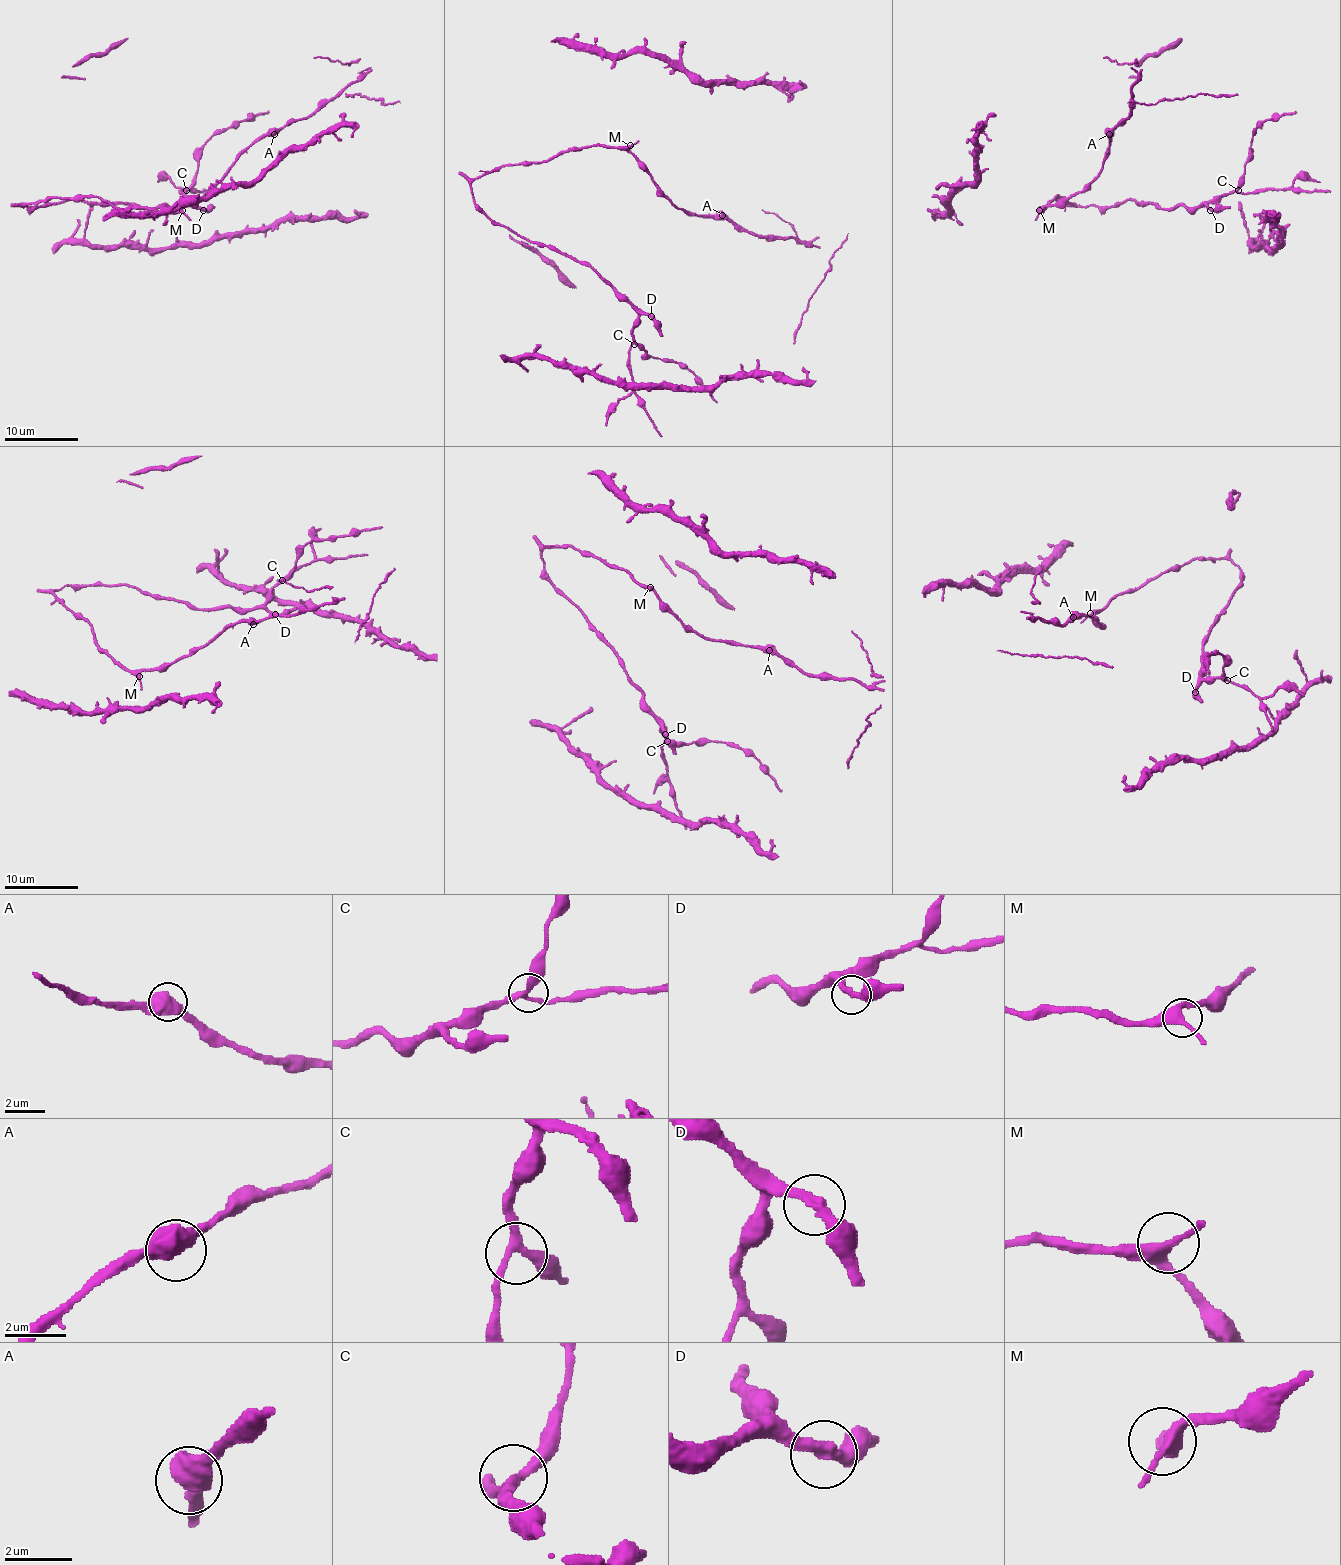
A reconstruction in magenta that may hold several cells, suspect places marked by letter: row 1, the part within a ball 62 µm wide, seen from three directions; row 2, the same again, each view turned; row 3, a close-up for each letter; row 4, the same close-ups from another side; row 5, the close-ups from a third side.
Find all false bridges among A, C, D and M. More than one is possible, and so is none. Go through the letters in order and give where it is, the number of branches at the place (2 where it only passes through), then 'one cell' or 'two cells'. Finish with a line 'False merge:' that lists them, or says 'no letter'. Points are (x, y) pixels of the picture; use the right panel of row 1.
A: place (1109, 134); branches 2; one cell
C: place (1238, 190); branches 3; one cell
D: place (1210, 210); branches 2; one cell
M: place (1039, 210); branches 3; one cell
False merge: no letter

